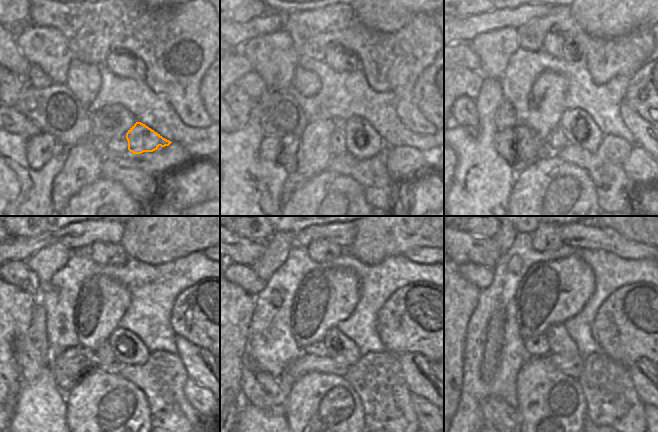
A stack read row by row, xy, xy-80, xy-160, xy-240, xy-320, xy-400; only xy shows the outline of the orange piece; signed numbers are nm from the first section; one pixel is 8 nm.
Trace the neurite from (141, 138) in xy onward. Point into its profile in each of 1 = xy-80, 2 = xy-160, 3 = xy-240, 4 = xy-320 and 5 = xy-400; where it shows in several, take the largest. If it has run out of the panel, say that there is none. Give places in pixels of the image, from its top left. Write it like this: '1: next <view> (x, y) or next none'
1: next xy-80 (362, 141)
2: next xy-160 (580, 129)
3: next xy-240 (129, 350)
4: next xy-320 (339, 346)
5: next xy-400 (559, 341)

